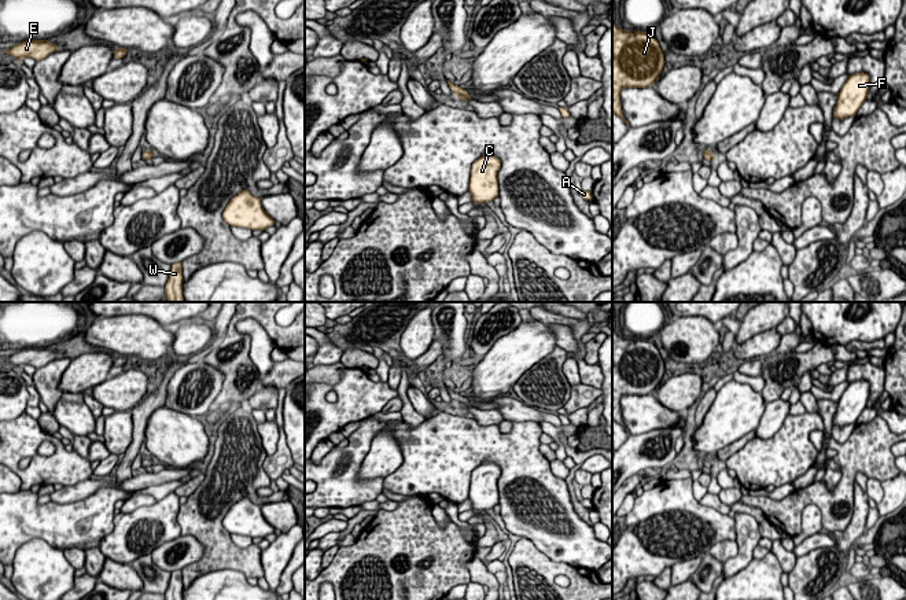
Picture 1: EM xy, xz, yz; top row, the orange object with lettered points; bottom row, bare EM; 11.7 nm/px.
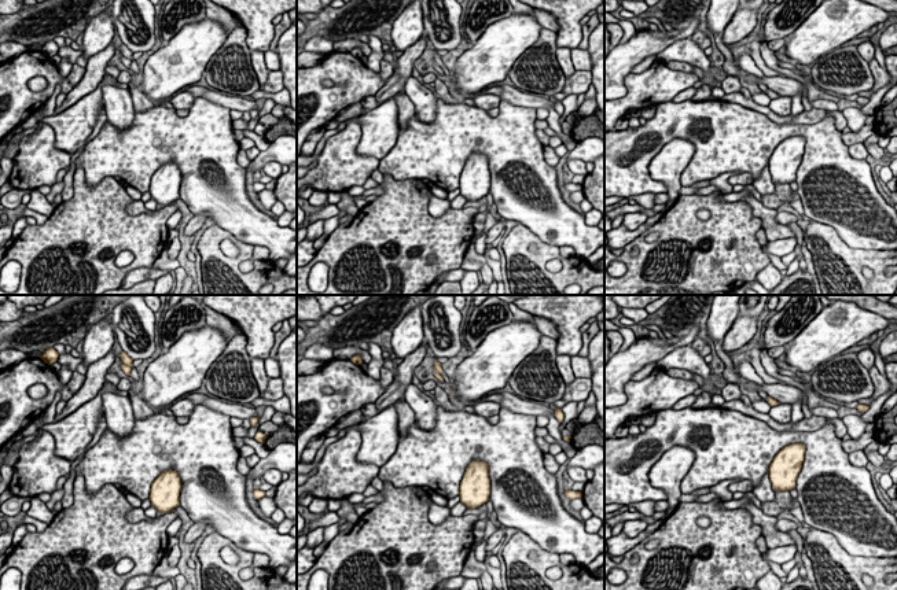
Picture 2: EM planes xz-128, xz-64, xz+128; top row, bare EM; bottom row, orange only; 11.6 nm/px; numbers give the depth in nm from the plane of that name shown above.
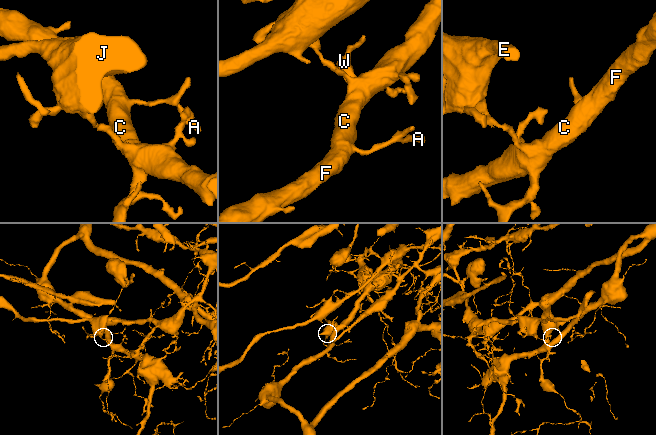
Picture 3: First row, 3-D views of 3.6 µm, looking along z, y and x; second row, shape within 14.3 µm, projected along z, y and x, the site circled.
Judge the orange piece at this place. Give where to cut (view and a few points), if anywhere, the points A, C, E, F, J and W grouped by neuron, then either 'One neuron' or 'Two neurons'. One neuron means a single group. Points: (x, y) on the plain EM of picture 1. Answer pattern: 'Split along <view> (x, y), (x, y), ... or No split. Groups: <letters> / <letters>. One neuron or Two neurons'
Split along yz (711, 460), (704, 466). Groups: A C F W / E J. Two neurons

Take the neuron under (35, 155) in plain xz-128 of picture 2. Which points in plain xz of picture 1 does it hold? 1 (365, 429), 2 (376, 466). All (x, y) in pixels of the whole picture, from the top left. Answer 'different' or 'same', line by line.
1: same
2: different

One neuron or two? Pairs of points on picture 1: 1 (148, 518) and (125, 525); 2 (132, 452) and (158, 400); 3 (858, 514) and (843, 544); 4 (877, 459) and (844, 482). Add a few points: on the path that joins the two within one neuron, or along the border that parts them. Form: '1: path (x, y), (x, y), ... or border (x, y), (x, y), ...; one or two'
1: path (143, 522), (131, 525); one
2: path (137, 438), (140, 416), (144, 412); one
3: path (858, 521), (855, 529), (847, 537); one
4: path (868, 459), (864, 459), (850, 472); one

